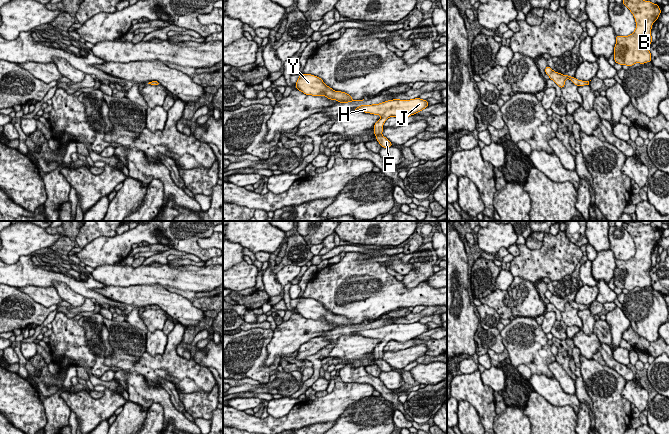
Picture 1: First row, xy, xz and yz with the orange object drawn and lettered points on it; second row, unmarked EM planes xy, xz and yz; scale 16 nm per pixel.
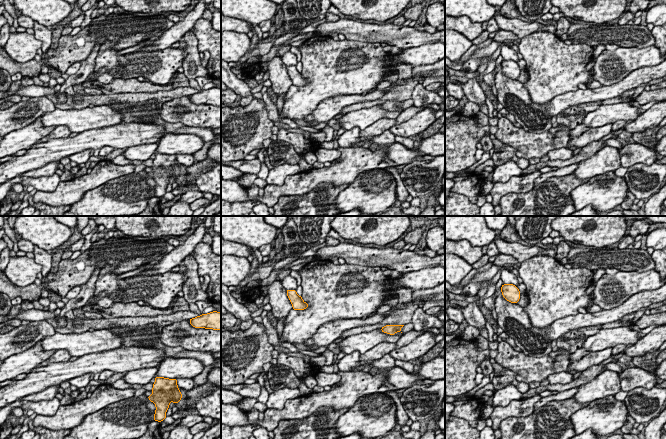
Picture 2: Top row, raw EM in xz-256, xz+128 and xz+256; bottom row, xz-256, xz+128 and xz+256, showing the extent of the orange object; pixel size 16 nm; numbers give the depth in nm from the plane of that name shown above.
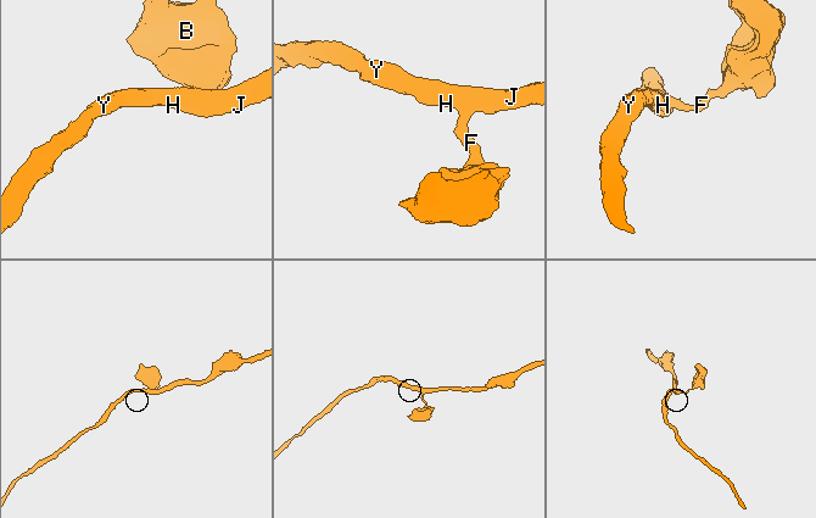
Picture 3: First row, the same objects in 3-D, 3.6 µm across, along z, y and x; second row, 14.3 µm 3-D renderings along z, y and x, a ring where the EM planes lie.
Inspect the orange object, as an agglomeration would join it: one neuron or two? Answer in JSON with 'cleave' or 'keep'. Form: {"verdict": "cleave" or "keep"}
{"verdict": "keep"}

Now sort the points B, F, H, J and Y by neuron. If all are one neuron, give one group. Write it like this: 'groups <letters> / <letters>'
groups B F H J Y

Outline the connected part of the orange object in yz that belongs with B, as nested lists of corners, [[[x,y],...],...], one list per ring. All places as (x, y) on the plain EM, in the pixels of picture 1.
[[[641,221],[624,223],[622,227],[633,238],[636,246],[635,255],[628,260],[616,259],[614,271],[615,287],[627,289],[652,286],[649,269],[652,266],[651,253],[661,234],[659,229],[645,225]]]

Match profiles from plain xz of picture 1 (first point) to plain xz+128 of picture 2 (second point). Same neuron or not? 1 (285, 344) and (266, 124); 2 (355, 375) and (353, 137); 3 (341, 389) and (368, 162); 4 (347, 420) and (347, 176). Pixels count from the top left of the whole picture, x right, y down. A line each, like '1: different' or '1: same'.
1: different
2: same
3: same
4: different

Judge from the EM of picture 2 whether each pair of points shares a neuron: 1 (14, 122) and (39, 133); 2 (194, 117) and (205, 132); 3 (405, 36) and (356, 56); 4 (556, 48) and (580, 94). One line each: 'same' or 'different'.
1: different
2: different
3: different
4: different

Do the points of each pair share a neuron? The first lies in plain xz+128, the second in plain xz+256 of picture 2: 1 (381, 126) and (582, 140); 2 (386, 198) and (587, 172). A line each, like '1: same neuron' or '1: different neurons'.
1: same neuron
2: different neurons

